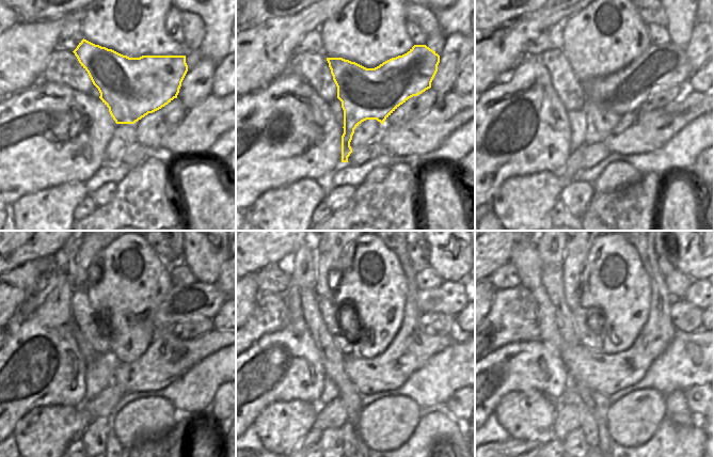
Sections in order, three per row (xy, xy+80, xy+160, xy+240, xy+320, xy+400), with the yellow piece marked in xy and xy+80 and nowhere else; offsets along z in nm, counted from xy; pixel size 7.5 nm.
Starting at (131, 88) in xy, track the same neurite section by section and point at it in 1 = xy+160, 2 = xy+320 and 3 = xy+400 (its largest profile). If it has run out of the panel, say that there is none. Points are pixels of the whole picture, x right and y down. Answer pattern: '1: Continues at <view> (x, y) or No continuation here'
1: Continues at xy+160 (660, 66)
2: Continues at xy+320 (449, 298)
3: Continues at xy+400 (692, 296).

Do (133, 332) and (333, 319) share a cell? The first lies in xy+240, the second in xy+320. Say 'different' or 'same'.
different

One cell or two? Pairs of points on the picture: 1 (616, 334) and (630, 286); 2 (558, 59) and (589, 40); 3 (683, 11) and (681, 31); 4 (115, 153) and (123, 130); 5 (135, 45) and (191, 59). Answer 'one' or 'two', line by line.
1: one
2: two
3: one
4: one
5: two

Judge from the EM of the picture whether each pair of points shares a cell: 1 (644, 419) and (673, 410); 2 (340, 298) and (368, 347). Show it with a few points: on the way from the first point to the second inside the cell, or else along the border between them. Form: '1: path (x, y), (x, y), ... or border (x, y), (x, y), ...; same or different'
1: border (663, 397), (666, 415); different
2: path (358, 301), (376, 319), (376, 334); same

